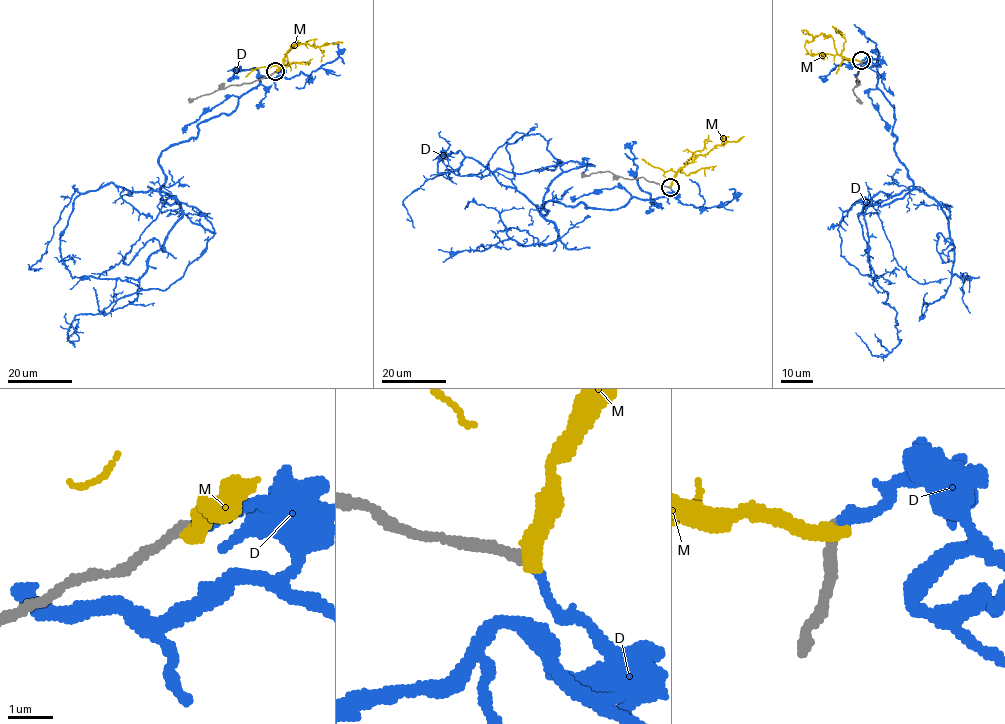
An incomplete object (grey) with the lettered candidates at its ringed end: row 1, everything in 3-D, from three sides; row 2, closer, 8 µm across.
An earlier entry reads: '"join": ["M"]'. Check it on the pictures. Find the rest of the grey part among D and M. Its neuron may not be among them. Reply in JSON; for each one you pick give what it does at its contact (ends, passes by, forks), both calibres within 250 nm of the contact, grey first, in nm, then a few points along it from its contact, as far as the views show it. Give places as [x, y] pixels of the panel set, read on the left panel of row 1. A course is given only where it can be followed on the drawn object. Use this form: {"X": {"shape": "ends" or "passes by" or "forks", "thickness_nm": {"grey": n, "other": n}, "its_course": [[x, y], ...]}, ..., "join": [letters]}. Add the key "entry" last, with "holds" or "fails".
{"D": {"shape": "ends", "thickness_nm": {"grey": 240, "other": 240}, "its_course": [[275, 71], [159, 158], [162, 198], [212, 224], [206, 249], [164, 290], [76, 314], [78, 340], [65, 313]]}, "join": ["D"], "entry": "fails"}

